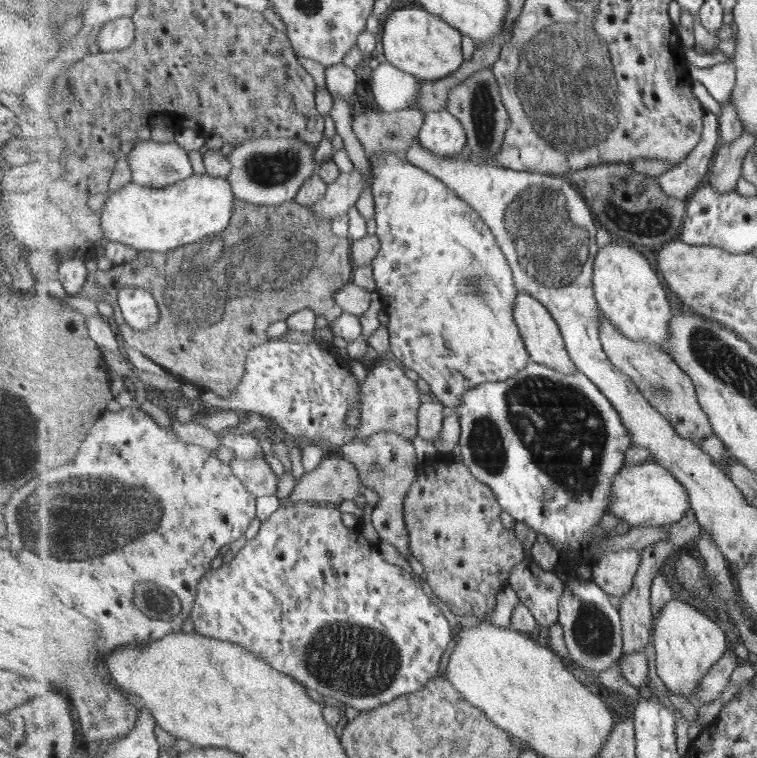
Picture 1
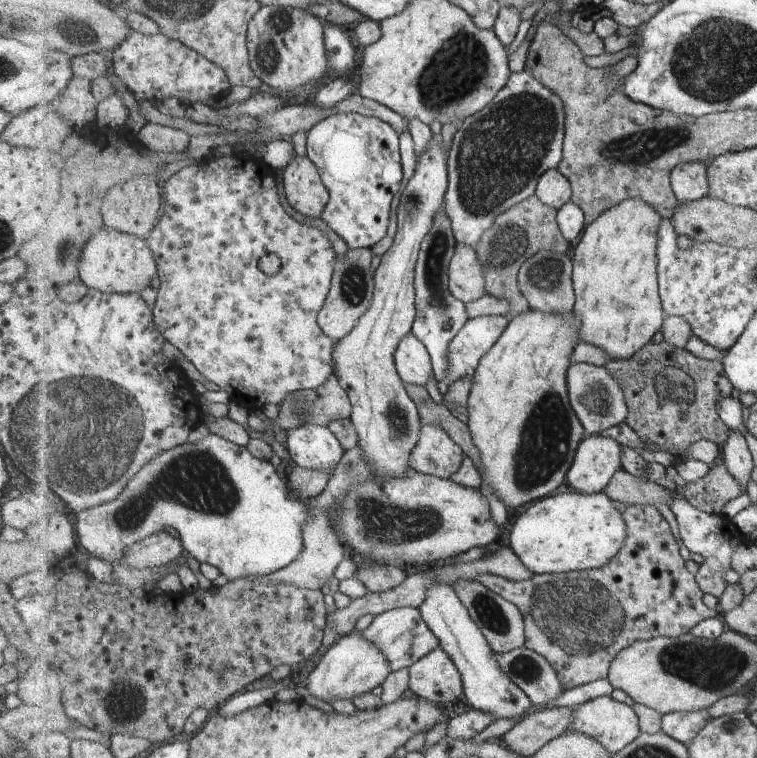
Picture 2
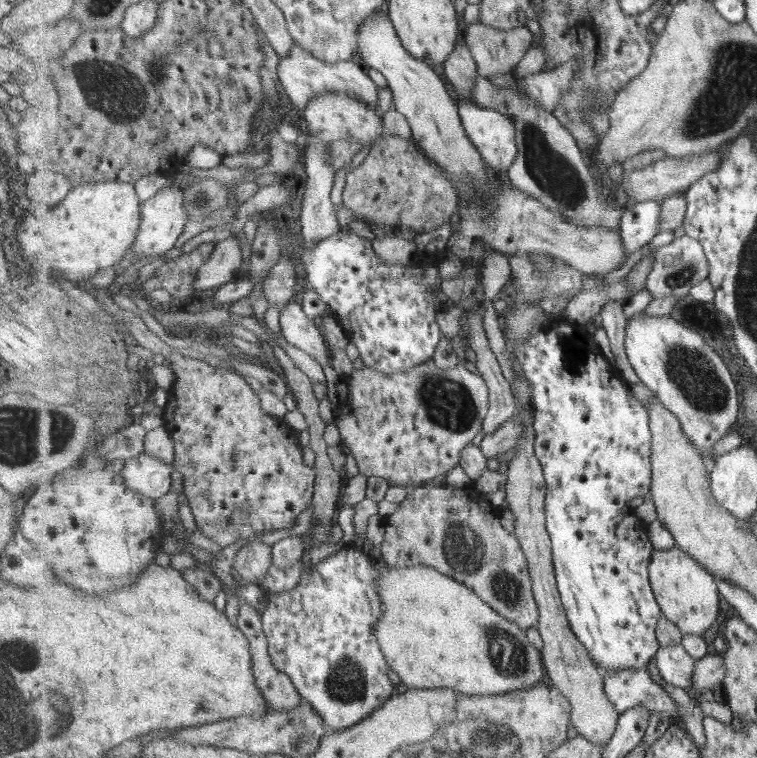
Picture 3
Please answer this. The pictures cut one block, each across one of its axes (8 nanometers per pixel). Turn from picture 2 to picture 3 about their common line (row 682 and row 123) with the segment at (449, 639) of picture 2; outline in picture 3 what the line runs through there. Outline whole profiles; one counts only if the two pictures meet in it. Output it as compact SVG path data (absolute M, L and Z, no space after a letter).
M462 101L459 114L463 118L463 125L468 136L478 148L478 151L482 153L486 164L490 165L495 171L509 170L519 152L518 128L515 122L511 120L511 116L505 116L505 114L497 112L497 110L491 110L491 108L481 108L481 106L468 101Z

